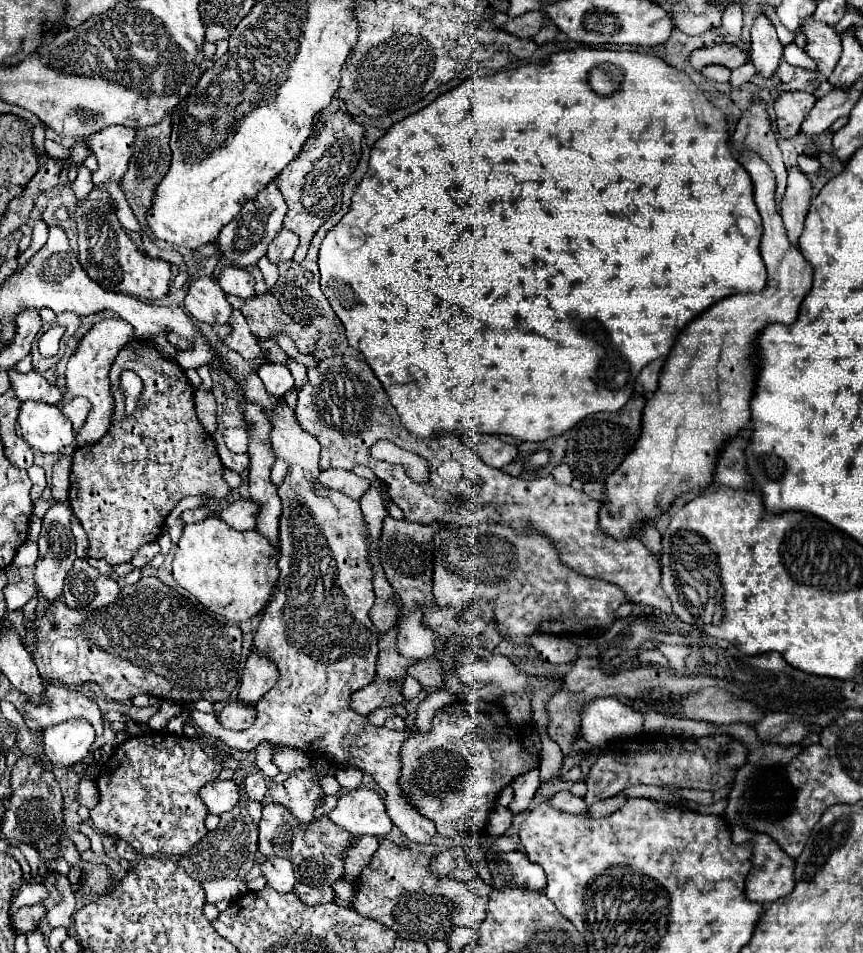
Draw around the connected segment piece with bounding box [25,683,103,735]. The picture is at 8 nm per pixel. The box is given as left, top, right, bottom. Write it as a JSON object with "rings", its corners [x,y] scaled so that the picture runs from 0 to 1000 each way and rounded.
{"rings":[[[54,717],[54,727],[52,727],[52,738],[38,740],[36,736],[29,738],[29,746],[36,754],[45,759],[48,765],[61,763],[66,759],[98,752],[108,761],[111,771],[119,769],[119,752],[117,744],[110,736],[105,736],[98,727],[87,725],[87,723],[75,723],[75,721],[61,721]]]}

